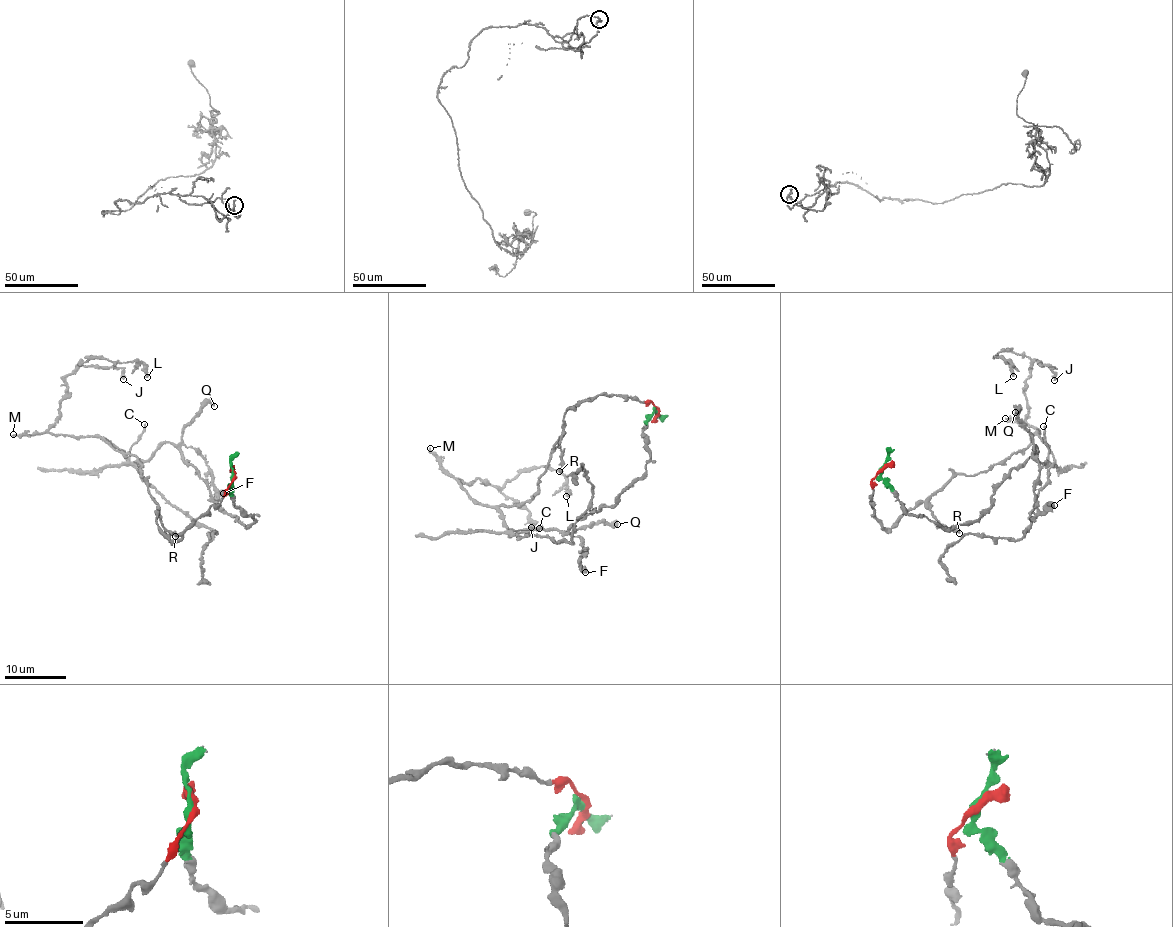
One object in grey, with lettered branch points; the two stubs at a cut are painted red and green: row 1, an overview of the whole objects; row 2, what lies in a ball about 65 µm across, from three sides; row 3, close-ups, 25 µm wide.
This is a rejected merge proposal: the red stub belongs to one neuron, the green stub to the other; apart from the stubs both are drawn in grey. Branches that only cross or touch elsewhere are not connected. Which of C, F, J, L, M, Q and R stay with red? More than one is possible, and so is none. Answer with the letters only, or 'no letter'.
J, L, M, R

